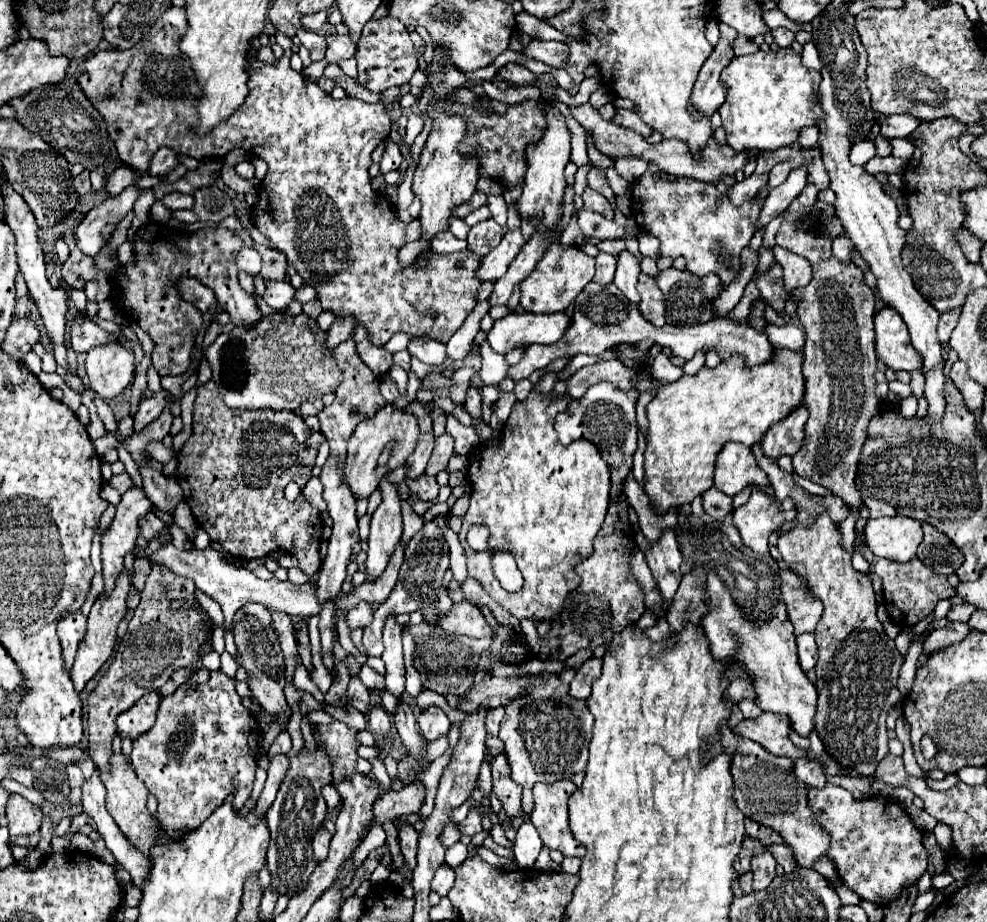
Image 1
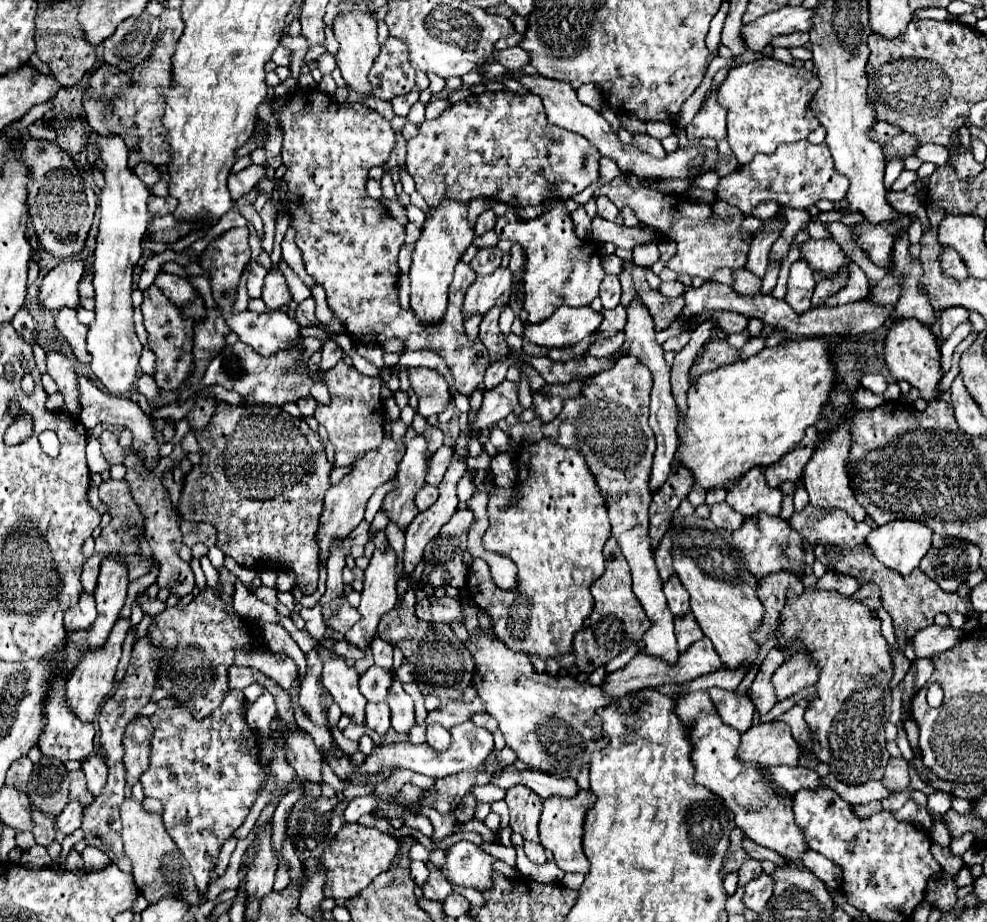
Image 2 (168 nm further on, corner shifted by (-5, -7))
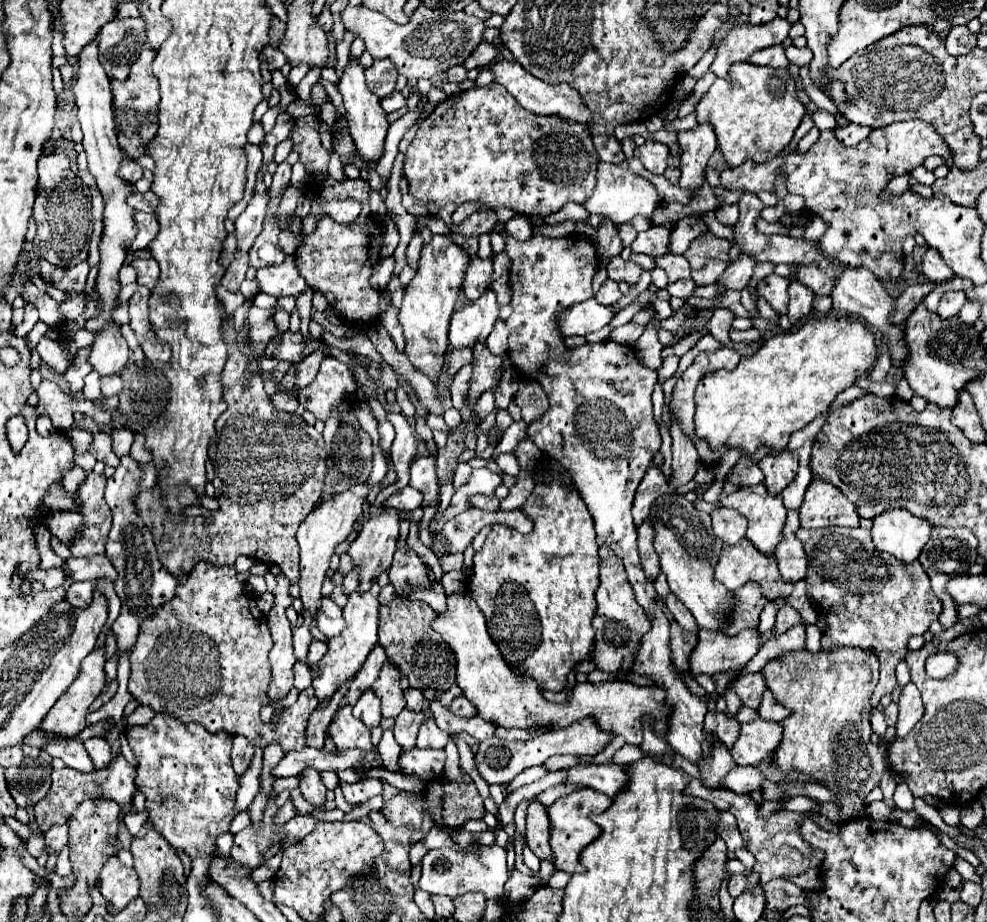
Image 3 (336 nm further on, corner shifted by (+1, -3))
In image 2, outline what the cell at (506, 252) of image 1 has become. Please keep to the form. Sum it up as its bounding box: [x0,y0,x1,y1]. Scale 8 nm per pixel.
[465,267,513,317]

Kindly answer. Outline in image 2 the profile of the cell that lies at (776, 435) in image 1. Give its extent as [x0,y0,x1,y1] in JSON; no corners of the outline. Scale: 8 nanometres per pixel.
[765,425,819,487]

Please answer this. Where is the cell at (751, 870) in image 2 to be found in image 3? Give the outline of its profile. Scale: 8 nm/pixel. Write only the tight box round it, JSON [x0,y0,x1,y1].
[729,873,759,897]

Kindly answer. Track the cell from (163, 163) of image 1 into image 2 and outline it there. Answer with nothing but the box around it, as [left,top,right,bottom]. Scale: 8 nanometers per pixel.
[133,163,161,185]

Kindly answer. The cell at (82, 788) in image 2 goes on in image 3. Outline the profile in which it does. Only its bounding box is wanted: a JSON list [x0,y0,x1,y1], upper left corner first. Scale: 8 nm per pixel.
[33,755,135,833]

